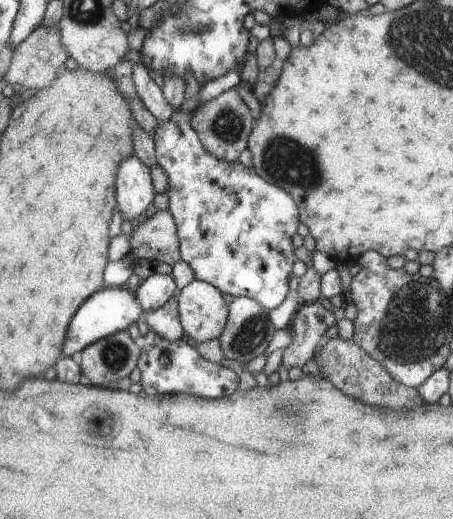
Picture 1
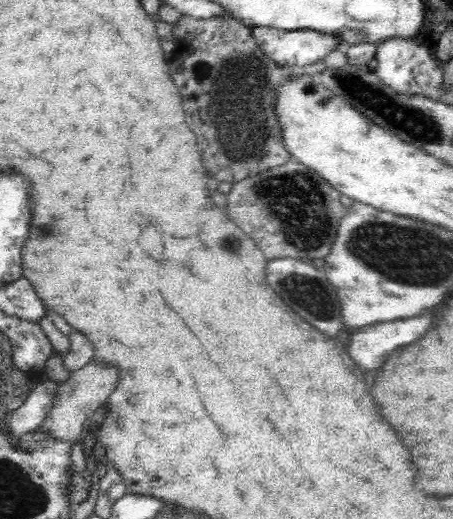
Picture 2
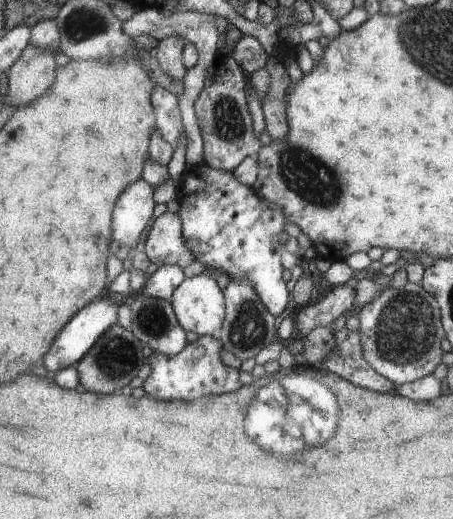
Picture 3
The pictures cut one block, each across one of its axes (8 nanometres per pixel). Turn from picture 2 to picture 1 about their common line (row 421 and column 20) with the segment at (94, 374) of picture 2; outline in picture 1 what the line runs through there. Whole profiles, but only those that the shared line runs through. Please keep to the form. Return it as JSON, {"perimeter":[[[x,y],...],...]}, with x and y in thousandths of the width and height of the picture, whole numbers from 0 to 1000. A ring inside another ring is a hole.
{"perimeter":[[[86,46],[55,77],[26,96],[18,143],[11,143],[9,154],[20,162],[46,164],[57,173],[86,175],[115,164],[148,110],[148,98],[132,81],[130,50],[121,46],[113,52],[91,52]]]}

